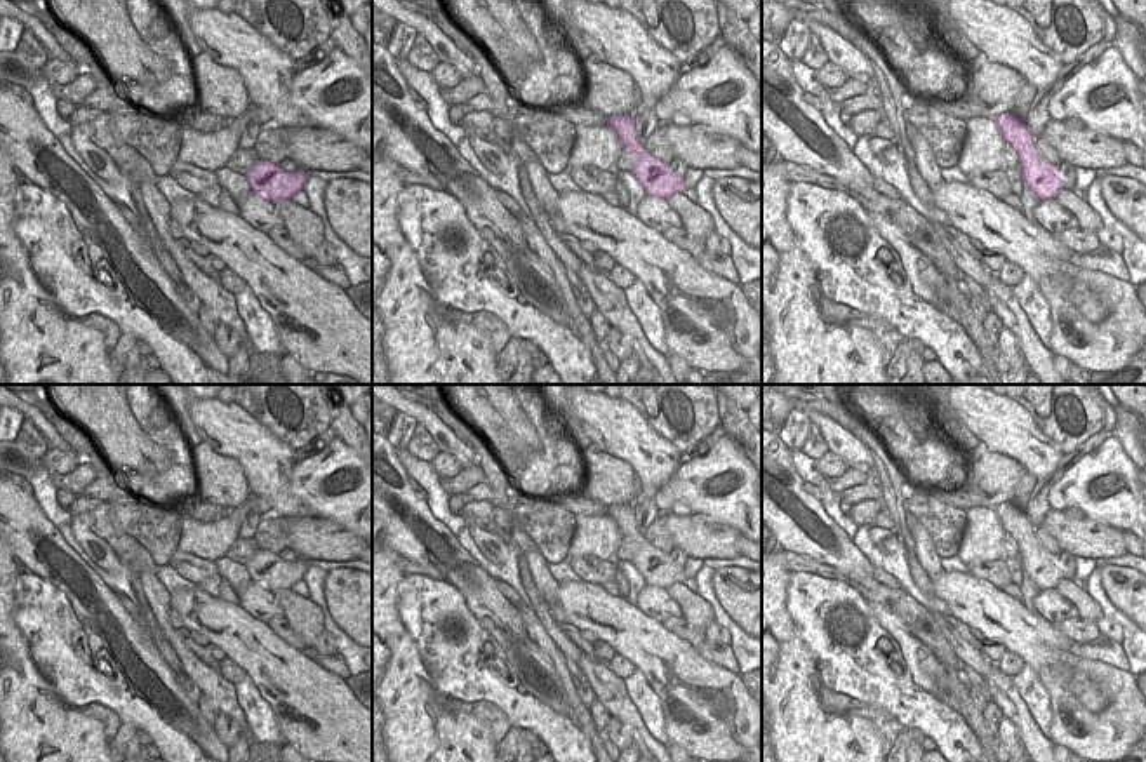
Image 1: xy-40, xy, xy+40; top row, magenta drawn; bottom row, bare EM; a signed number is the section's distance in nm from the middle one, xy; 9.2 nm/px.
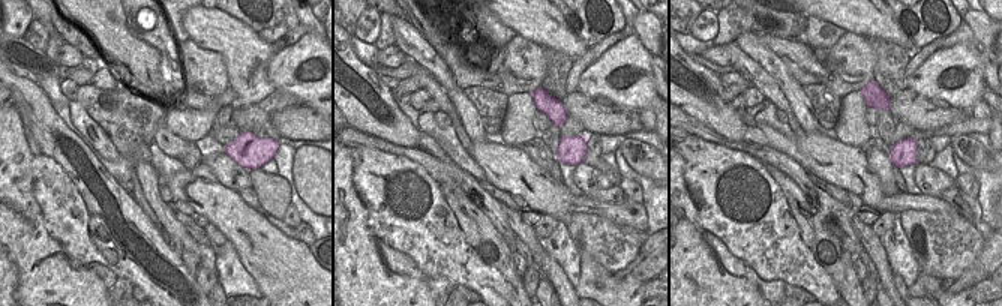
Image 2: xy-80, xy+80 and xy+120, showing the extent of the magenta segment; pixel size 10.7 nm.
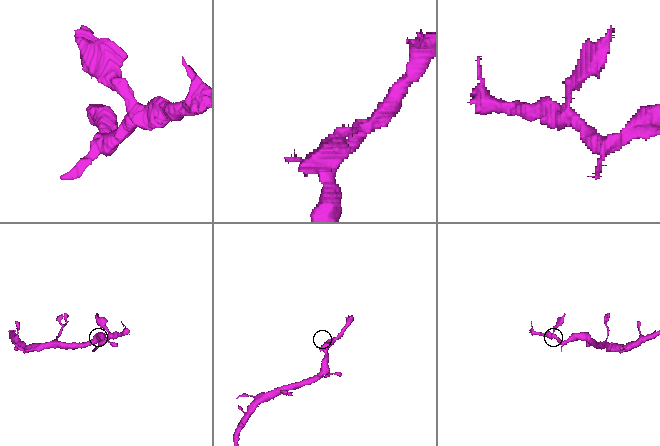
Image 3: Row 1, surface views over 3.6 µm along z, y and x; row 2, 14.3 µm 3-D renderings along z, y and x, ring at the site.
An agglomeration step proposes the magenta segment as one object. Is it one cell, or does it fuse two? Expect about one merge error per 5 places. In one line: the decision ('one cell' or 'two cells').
one cell

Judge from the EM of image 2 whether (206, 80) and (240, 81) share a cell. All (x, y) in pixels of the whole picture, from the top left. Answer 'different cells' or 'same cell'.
different cells

